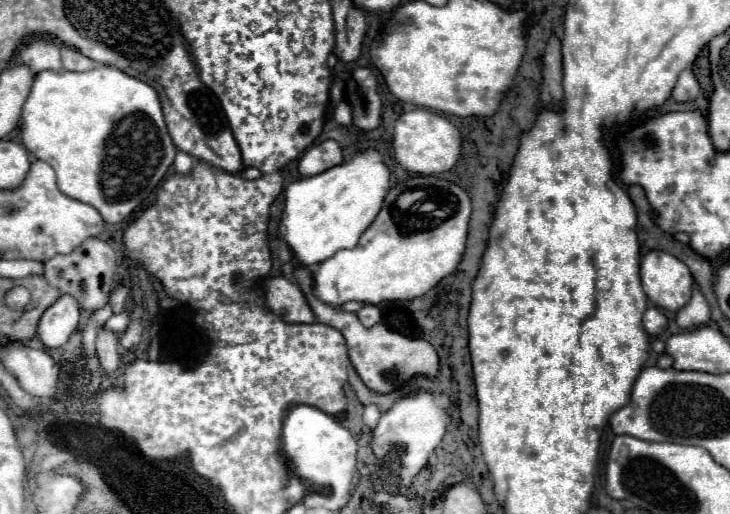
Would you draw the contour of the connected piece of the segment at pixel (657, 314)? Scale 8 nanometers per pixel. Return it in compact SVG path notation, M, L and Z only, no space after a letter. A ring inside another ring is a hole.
M648 307L644 317L642 317L642 325L644 329L652 335L652 337L658 337L666 331L666 325L668 325L668 319L666 315L658 309L658 307Z

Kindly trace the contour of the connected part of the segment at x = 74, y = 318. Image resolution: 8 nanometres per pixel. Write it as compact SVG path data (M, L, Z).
M62 295L40 317L36 337L44 343L44 347L60 349L70 339L70 335L76 331L78 319L80 319L80 305L76 305L72 297Z

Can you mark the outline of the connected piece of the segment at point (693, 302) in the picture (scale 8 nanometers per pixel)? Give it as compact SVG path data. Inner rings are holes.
M694 283L692 287L692 299L676 313L676 323L680 327L698 327L706 325L710 321L710 307L704 299L700 287Z

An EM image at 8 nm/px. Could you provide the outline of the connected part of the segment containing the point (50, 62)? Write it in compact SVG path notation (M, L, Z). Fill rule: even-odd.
M38 39L34 43L30 43L28 47L20 49L20 59L24 65L30 67L32 73L40 73L40 71L62 71L62 63L60 63L60 49L44 39Z

